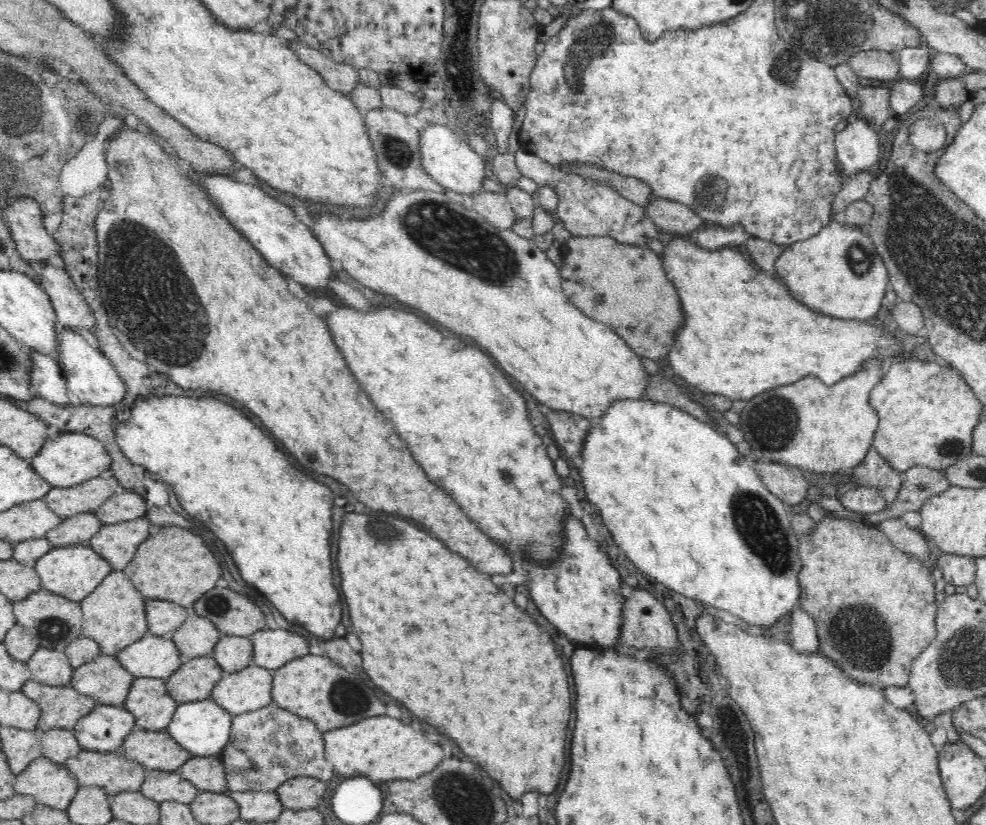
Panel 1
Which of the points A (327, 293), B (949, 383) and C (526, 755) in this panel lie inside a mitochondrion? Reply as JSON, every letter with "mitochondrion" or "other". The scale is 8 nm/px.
{"A":"other","B":"mitochondrion","C":"other"}

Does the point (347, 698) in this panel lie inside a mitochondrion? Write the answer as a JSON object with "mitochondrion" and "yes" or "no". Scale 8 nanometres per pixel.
{"mitochondrion":"yes"}

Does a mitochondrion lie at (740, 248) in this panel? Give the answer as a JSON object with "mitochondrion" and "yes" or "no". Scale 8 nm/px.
{"mitochondrion":"no"}

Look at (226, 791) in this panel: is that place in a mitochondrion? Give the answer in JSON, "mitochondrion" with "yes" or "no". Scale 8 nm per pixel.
{"mitochondrion":"no"}

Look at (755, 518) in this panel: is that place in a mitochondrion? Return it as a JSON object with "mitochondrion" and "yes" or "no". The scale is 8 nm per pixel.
{"mitochondrion":"yes"}

